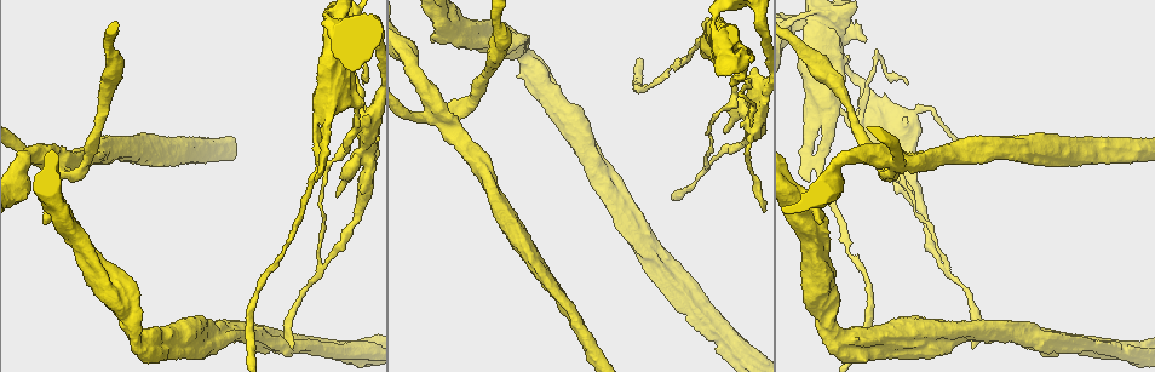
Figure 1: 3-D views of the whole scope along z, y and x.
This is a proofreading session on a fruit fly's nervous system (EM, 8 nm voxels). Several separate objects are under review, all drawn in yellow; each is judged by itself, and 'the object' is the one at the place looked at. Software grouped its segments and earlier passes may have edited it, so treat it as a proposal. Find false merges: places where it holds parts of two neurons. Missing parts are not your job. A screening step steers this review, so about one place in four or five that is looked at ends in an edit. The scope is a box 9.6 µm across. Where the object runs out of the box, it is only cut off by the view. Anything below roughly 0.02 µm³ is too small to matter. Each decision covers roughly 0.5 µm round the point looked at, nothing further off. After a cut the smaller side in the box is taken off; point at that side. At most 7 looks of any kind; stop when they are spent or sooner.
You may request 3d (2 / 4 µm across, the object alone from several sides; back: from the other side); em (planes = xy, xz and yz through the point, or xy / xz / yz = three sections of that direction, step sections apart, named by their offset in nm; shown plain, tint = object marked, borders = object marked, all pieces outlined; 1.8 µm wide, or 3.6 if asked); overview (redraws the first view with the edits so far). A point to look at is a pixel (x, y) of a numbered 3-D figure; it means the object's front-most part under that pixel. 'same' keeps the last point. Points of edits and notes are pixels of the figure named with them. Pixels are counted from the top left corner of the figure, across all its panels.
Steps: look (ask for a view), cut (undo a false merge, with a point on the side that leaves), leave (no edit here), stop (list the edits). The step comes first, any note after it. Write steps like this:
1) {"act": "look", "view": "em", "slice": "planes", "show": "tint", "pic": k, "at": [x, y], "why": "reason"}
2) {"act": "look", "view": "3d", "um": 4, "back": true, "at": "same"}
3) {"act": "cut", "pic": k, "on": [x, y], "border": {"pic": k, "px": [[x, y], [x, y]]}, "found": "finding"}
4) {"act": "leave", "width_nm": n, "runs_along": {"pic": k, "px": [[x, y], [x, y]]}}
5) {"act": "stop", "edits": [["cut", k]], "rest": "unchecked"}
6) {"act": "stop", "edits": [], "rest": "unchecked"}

{"act": "look", "view": "em", "um": 3.6, "slice": "xz", "step": 16, "show": "tint", "pic": 1, "at": [921, 337]}

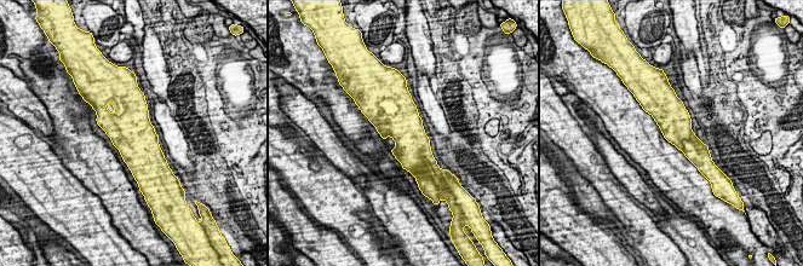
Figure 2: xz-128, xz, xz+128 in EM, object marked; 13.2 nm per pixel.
{"act": "leave", "found": "one neuron here"}

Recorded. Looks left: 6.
{"act": "look", "view": "em", "slice": "planes", "show": "tint", "pic": 1, "at": [900, 164], "why": "looks like a crossing"}

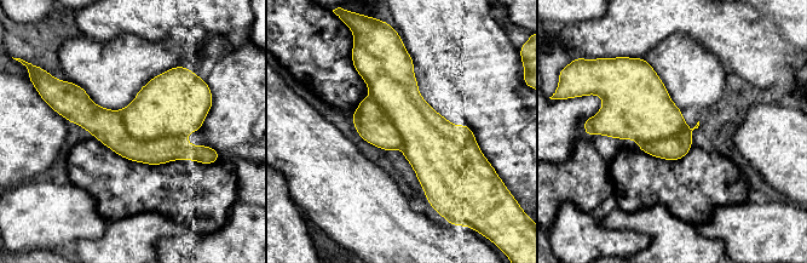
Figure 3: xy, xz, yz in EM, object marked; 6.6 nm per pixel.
{"act": "cut", "pic": 3, "on": [162, 108], "border": {"pic": 3, "px": [[119, 112], [139, 141], [184, 136]]}, "found": "two neurons meet here"}

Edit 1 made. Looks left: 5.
{"act": "look", "view": "em", "um": 3.6, "slice": "planes", "show": "plain", "pic": 1, "at": [830, 121], "why": "thick turns thin"}

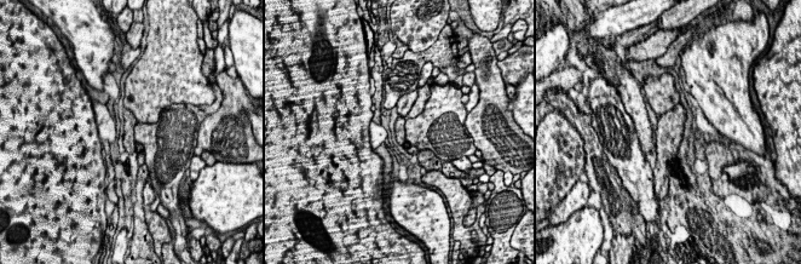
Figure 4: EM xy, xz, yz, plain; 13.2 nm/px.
{"act": "look", "view": "em", "um": 3.6, "slice": "planes", "show": "tint", "at": "same"}

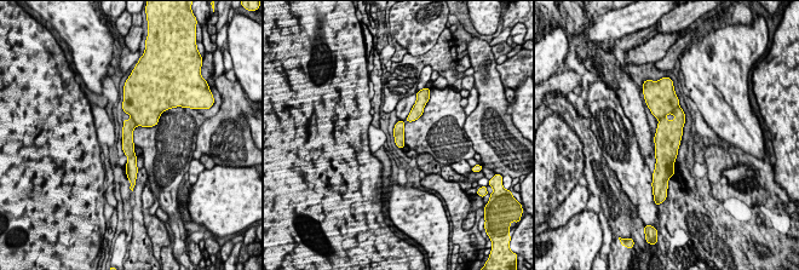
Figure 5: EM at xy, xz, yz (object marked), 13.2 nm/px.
{"act": "cut", "pic": 5, "on": [670, 126], "width_nm": 160, "border": {"pic": 5, "px": [[678, 105], [671, 113]]}, "found": "a second neuron is stuck on"}

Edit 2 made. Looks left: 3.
{"act": "stop", "edits": [["cut", 3], ["cut", 5]], "rest": "unchecked"}

